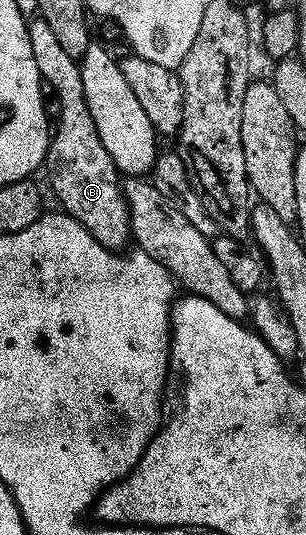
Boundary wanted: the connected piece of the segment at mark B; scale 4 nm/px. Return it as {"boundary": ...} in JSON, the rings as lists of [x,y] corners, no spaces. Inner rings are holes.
{"boundary":[[[31,21],[29,27],[36,68],[40,68],[43,82],[52,86],[63,108],[50,140],[50,150],[46,154],[44,170],[50,173],[50,186],[62,205],[59,207],[76,219],[101,246],[115,252],[125,251],[131,245],[132,235],[124,182],[112,156],[108,156],[108,148],[104,148],[104,140],[100,140],[100,132],[96,132],[96,120],[92,120],[92,112],[88,112],[79,59],[64,52],[60,40],[47,22]]]}

